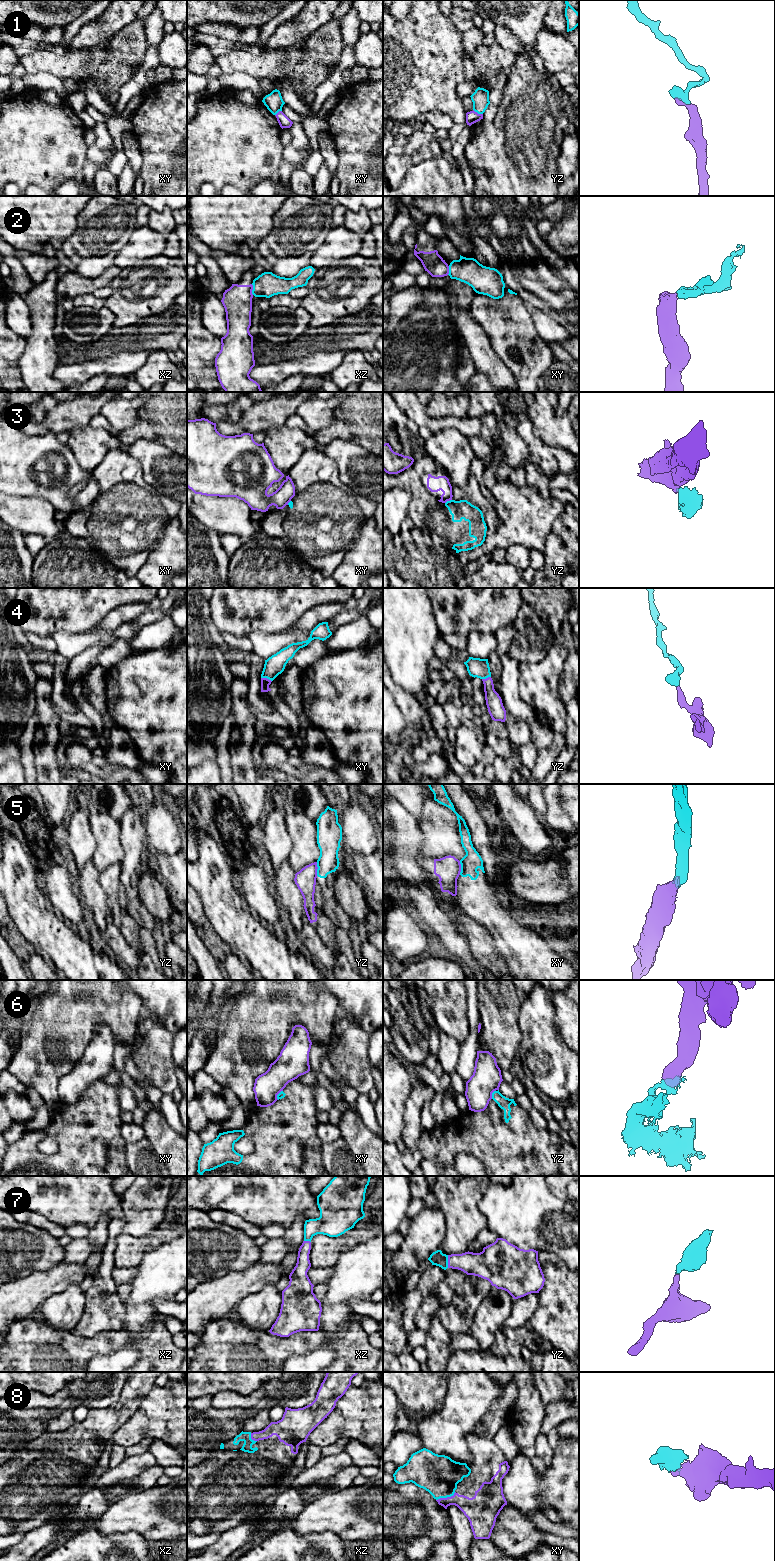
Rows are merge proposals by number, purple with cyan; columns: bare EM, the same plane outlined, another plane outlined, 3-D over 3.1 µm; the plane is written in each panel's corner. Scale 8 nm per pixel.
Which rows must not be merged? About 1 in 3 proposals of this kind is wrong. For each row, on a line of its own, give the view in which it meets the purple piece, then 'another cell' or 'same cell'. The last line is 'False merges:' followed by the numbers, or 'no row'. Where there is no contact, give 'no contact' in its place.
1: contact in yz; same cell
2: contact in xz; another cell
3: contact in yz; another cell
4: contact in xy; same cell
5: contact in yz; another cell
6: contact in yz; another cell
7: contact in yz; same cell
8: contact in xy; same cell
False merges: 2, 3, 5, 6

